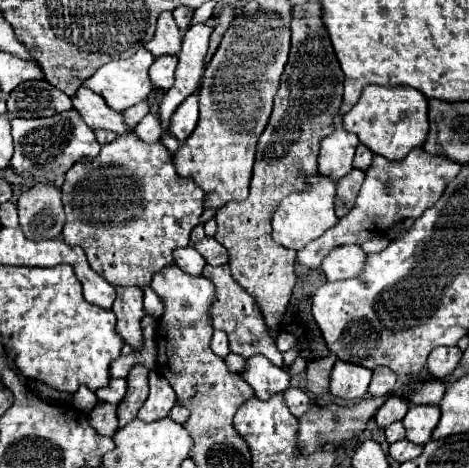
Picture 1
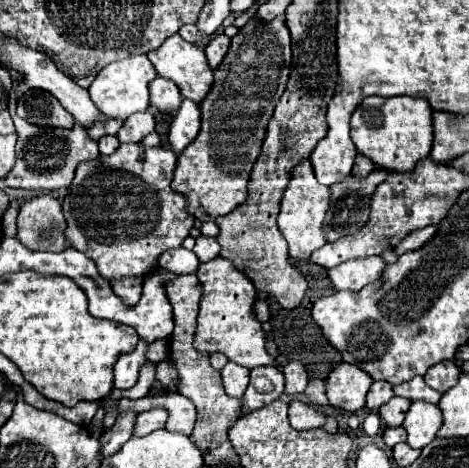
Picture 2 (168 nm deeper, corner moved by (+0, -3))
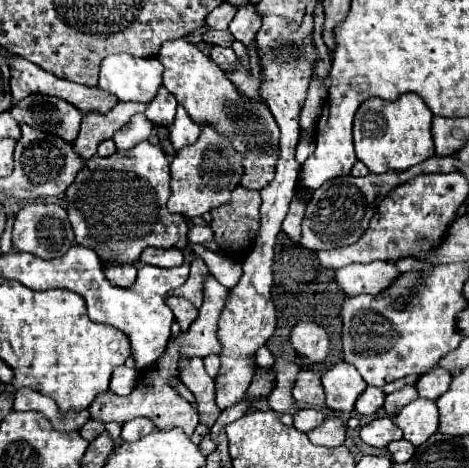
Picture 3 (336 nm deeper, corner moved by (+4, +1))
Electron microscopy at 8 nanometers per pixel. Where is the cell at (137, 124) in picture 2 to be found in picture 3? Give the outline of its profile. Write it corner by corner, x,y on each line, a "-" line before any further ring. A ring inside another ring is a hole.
134,114
130,118
130,122
122,130
118,130
114,134
112,140
116,142
116,148
118,150
130,150
138,142
148,140
148,136
152,134
152,128
154,128
154,124
144,114

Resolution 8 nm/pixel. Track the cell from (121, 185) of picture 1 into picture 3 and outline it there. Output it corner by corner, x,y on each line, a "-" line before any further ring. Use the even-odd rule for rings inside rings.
140,142
140,144
134,146
132,150
126,150
126,152
116,150
110,158
98,158
98,156
90,158
90,160
86,162
86,166
78,172
76,180
68,186
64,202
66,202
66,212
68,212
68,218
70,218
72,230
74,230
74,234
76,234
76,242
78,242
80,246
92,248
104,264
134,264
134,262
140,258
140,254
142,254
148,246
152,246
152,248
172,248
178,240
186,240
186,234
188,234
186,218
184,218
182,214
170,214
170,212
168,212
168,208
166,208
168,196
170,196
170,162
168,162
166,154
162,152
160,146
154,146
154,144
150,144
150,142

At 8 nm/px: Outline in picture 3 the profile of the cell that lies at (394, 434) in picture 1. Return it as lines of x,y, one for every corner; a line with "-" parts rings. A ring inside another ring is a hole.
390,416
376,418
360,430
360,440
370,446
378,446
378,448
384,448
388,446
388,442
400,440
400,438
402,438
402,430
394,424

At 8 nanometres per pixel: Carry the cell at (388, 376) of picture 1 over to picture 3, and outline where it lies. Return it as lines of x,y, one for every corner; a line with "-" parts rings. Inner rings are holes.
368,386
356,400
356,412
358,414
374,414
378,408
382,408
384,404
384,390
382,388
376,388
376,386

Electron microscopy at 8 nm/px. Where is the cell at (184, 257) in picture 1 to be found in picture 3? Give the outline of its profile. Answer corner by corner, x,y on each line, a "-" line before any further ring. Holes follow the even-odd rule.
168,248
168,250
144,250
140,262
144,264
154,264
160,268
172,268
172,266
182,266
184,256
182,250
178,248

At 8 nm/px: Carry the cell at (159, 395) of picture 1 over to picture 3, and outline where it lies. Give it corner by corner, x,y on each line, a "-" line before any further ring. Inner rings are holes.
136,418
136,420
130,420
122,426
122,440
126,442
134,442
134,440
140,440
142,436
150,434
156,426
148,422
148,418

